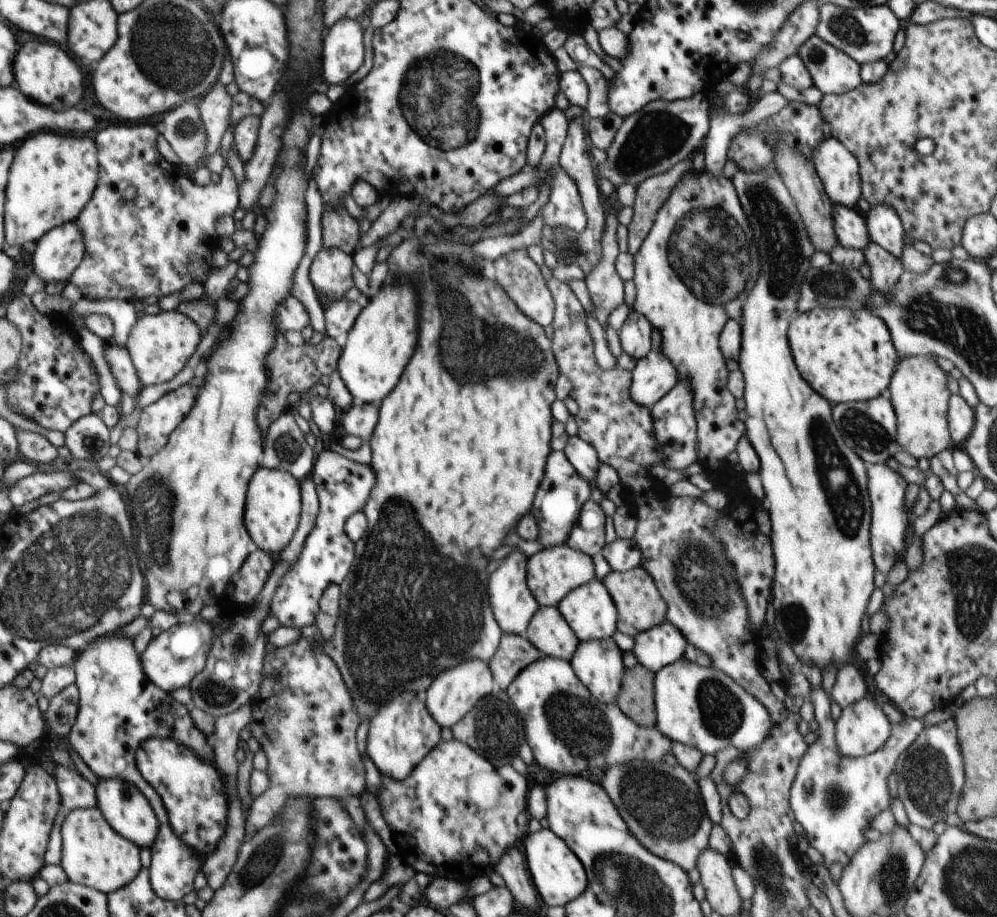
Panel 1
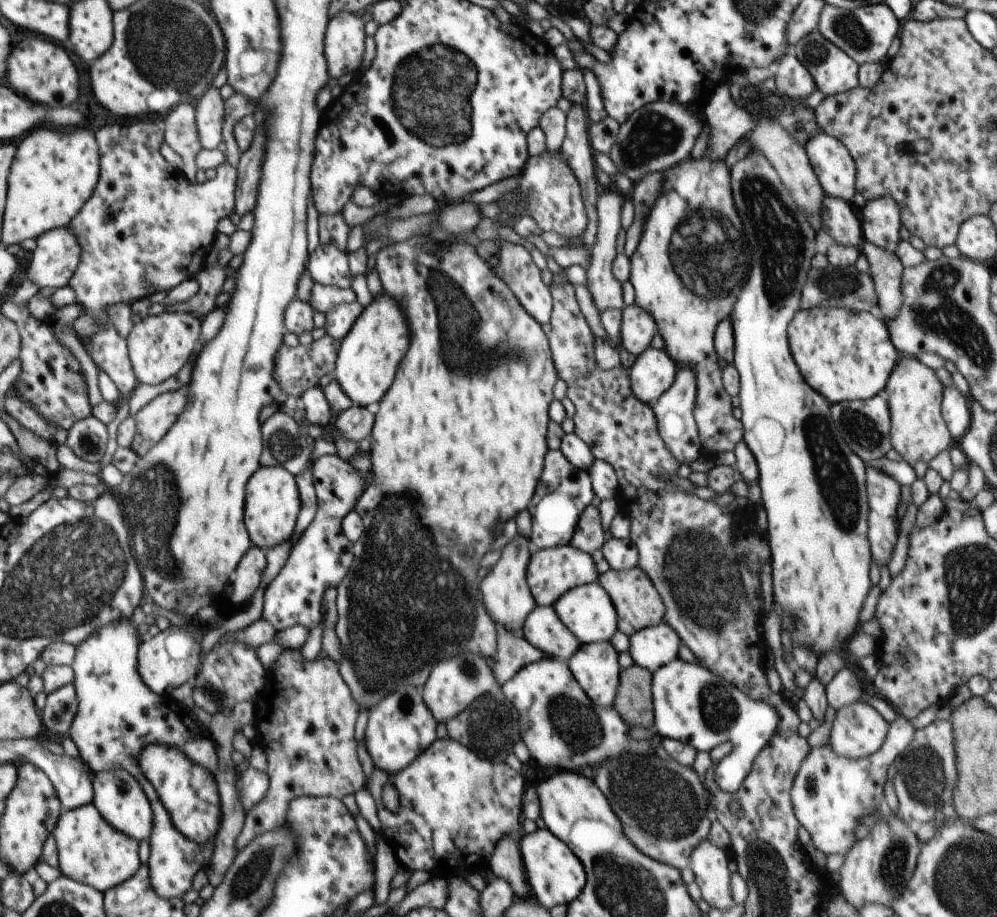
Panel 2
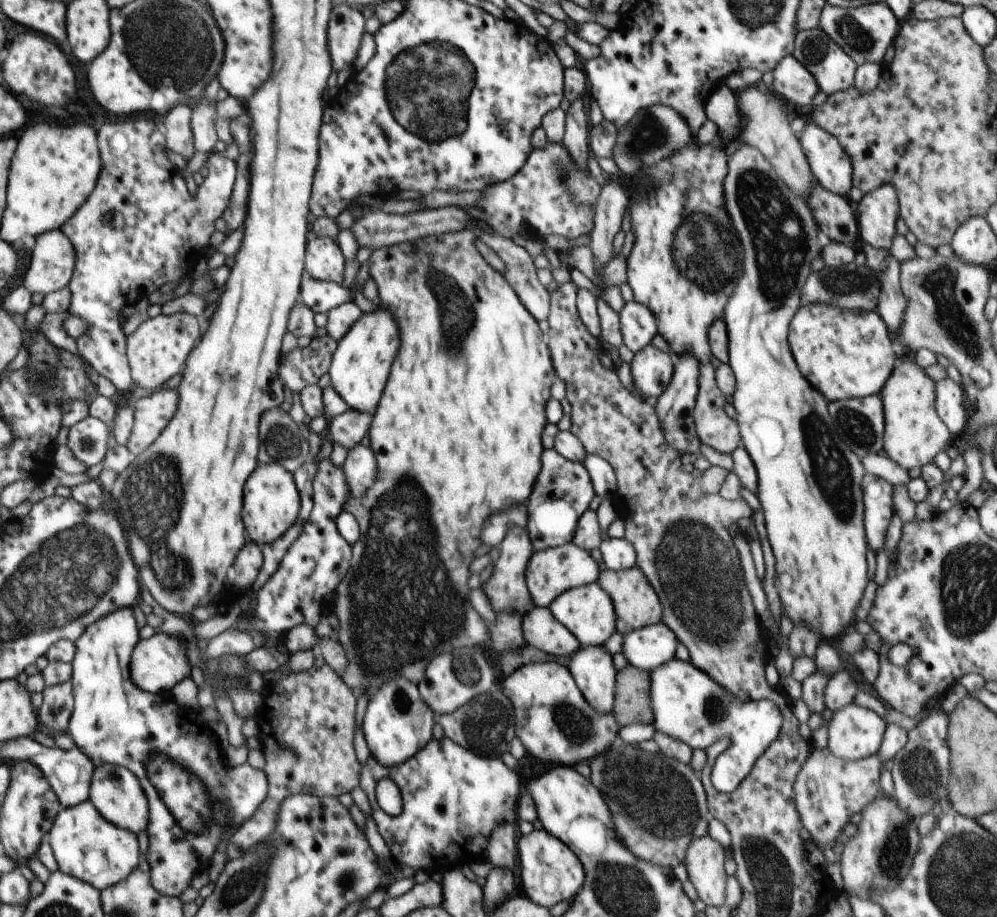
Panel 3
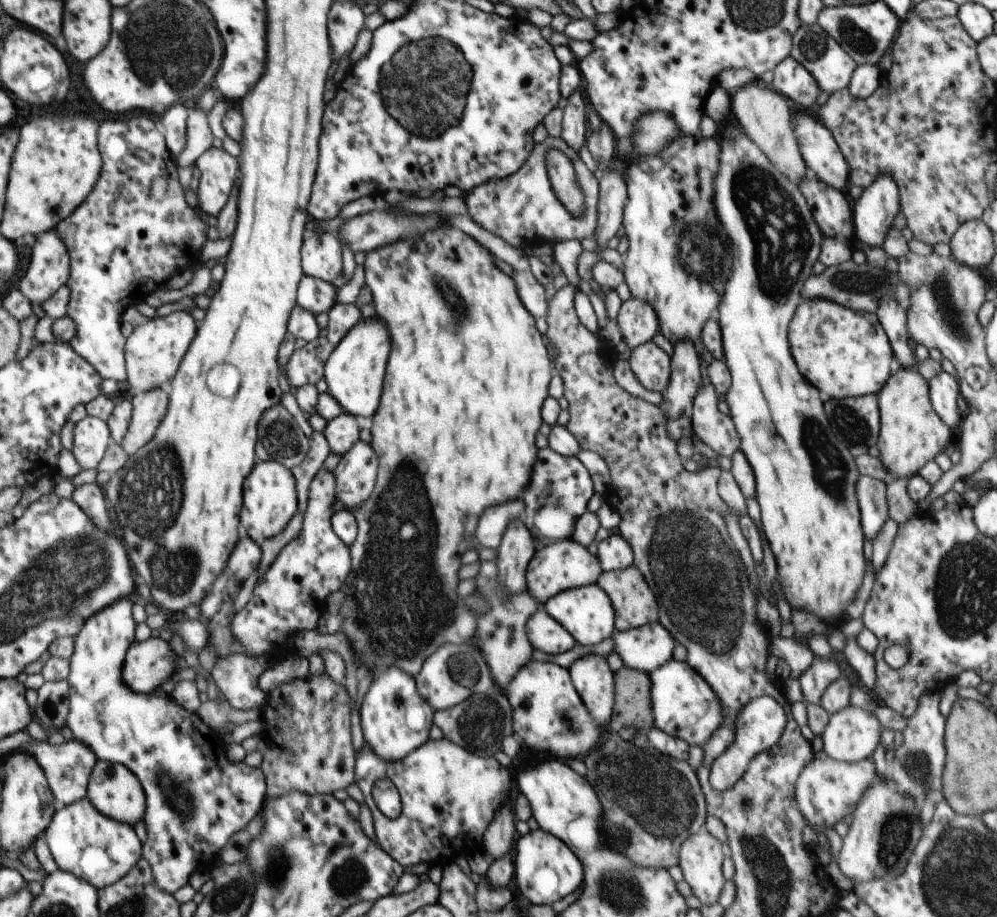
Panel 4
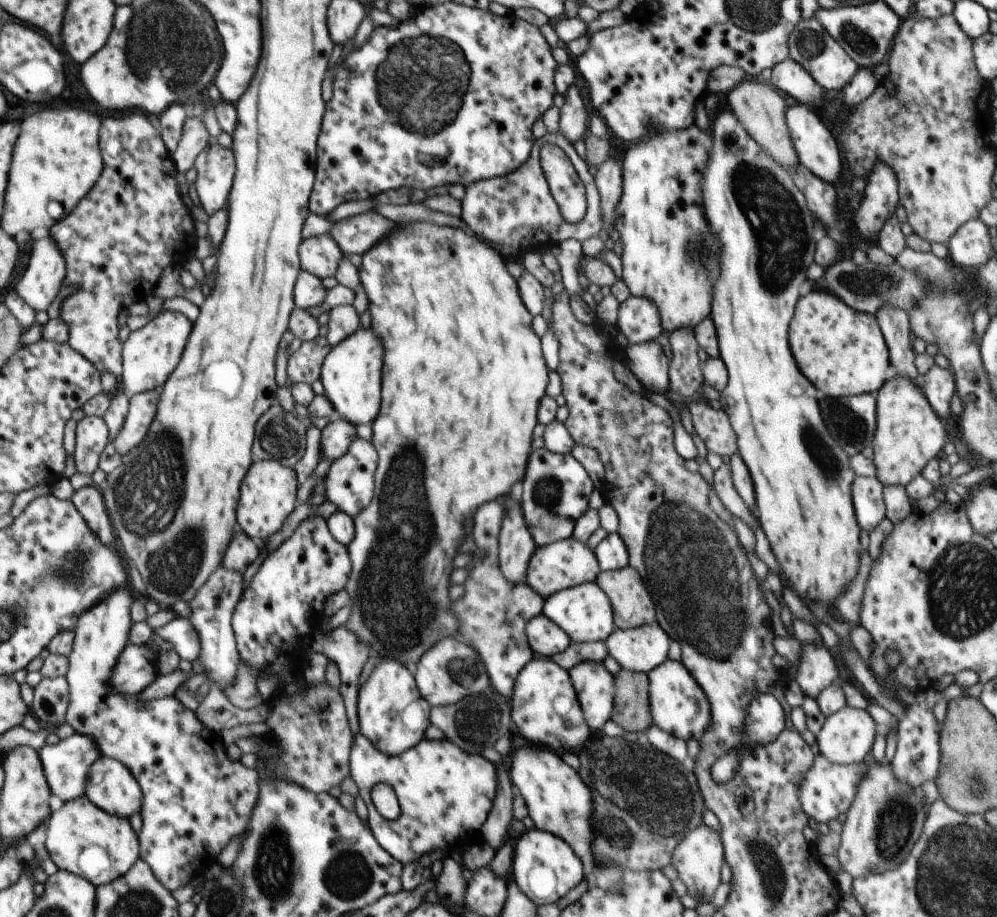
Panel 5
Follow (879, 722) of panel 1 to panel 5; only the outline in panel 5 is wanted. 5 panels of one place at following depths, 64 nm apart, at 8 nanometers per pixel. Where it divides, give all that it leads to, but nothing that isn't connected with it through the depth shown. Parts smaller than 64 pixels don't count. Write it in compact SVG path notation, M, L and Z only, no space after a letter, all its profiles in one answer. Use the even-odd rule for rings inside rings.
M846 705L838 712L827 716L823 728L815 736L815 742L818 743L823 758L830 762L843 765L862 763L870 757L874 737L879 728L867 710Z

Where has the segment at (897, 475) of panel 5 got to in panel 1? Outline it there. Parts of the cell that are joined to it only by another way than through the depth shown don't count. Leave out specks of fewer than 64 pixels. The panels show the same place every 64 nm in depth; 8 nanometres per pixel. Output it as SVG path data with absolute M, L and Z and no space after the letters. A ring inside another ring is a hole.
M912 355L903 357L895 368L889 384L891 403L897 416L897 441L919 460L931 459L939 452L952 449L949 431L949 400L953 395L947 385L948 377L933 355Z

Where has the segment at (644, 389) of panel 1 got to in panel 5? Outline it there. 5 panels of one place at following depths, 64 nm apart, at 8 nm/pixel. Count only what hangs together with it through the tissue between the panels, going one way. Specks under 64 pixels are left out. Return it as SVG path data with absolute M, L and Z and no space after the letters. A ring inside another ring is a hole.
M656 341L629 345L624 349L628 367L646 390L664 394L669 389L669 358Z

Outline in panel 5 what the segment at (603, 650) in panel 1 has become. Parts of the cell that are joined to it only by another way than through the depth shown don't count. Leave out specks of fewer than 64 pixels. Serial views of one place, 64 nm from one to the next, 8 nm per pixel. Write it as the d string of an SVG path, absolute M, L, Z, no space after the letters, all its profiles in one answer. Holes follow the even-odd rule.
M579 662L569 670L584 718L593 733L599 733L611 718L615 697L615 677L604 663Z

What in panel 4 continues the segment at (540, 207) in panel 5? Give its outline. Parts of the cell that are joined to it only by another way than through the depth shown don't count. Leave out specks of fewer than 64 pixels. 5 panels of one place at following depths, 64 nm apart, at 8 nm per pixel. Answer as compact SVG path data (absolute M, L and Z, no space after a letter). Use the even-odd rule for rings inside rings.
M547 136L544 142L534 145L526 162L508 178L488 181L467 192L466 204L469 215L482 228L503 238L506 243L524 249L526 245L552 240L571 241L592 237L597 227L599 182L579 154L560 136ZM550 149L563 152L573 164L575 175L584 195L585 205L581 215L573 215L553 191L547 171L546 155Z

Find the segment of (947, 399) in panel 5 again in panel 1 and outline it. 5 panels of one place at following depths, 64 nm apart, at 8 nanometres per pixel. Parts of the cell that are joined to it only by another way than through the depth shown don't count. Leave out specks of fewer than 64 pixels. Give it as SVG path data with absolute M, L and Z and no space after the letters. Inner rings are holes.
M956 393L950 397L947 417L951 440L962 444L974 428L974 409Z

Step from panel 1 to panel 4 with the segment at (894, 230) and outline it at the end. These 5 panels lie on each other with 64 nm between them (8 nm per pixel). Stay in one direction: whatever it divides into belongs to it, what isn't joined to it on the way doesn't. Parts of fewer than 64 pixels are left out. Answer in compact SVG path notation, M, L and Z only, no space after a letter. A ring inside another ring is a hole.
M880 175L875 181L862 191L859 199L852 202L853 225L857 237L870 246L882 247L894 226L894 217L899 212L899 190L894 179L888 175Z

